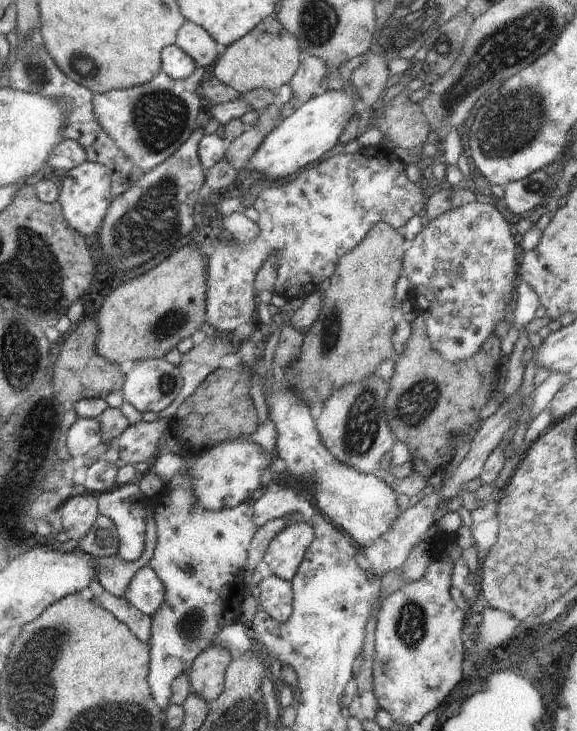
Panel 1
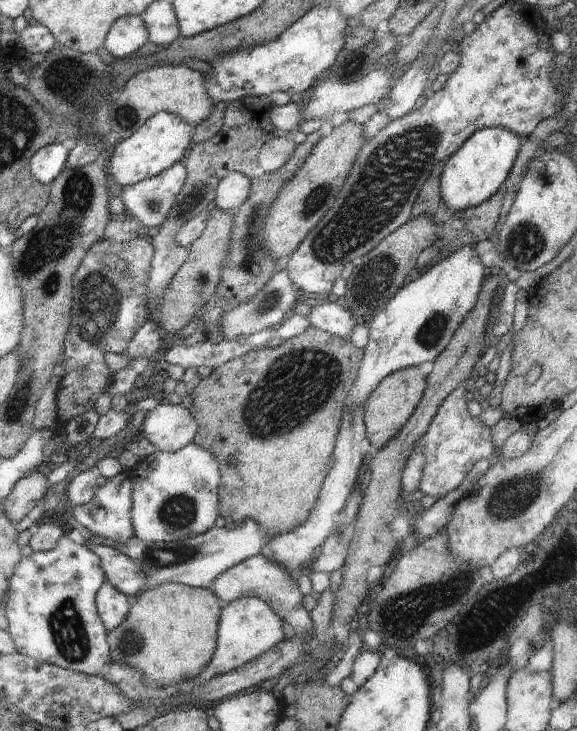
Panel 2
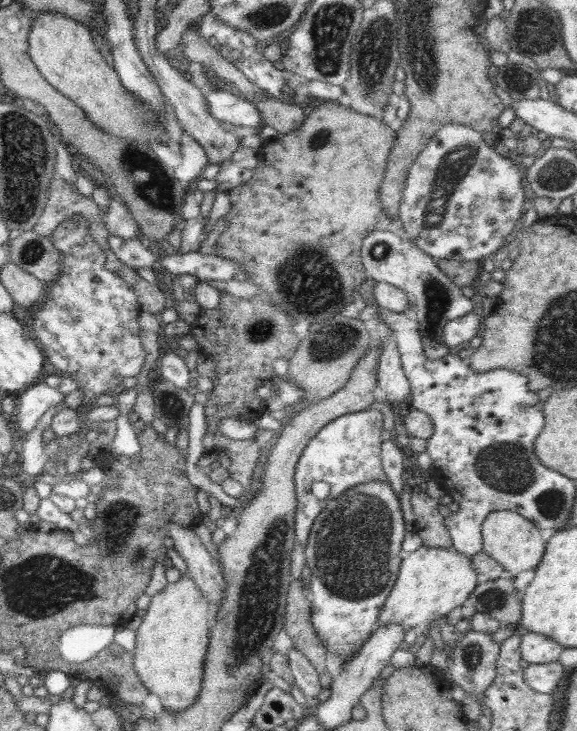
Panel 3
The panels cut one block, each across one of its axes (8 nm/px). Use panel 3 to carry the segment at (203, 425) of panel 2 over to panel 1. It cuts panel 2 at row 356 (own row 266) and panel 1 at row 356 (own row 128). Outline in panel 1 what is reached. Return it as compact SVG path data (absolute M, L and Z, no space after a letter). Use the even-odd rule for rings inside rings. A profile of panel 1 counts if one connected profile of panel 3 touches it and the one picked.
M375 224L368 234L337 262L336 270L330 278L330 288L324 293L323 309L318 320L303 335L301 351L297 359L278 374L308 408L316 400L325 403L340 386L360 383L370 375L377 373L382 362L394 358L397 351L393 346L393 334L398 321L394 316L396 281L401 276L403 256L407 241L402 232L398 232L389 224Z

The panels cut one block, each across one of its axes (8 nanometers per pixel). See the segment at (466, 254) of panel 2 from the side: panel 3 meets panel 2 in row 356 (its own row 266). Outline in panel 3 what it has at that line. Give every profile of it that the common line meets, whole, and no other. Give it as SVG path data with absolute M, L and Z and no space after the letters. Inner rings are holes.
M394 229L370 232L370 236L364 238L361 258L366 276L375 281L392 283L407 294L412 304L411 314L419 324L418 330L426 358L440 360L450 354L450 348L444 344L444 325L450 320L464 317L474 311L472 300L462 294L461 287L454 284L444 271L440 271L432 257Z

